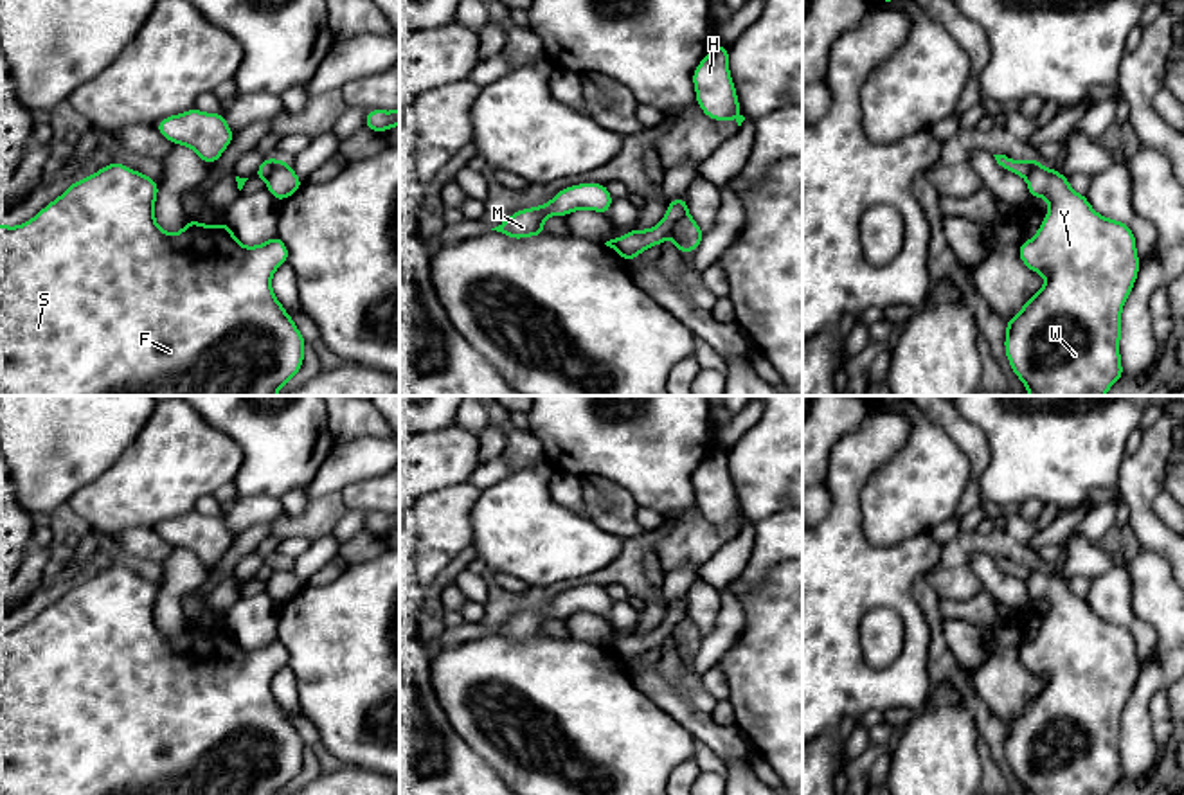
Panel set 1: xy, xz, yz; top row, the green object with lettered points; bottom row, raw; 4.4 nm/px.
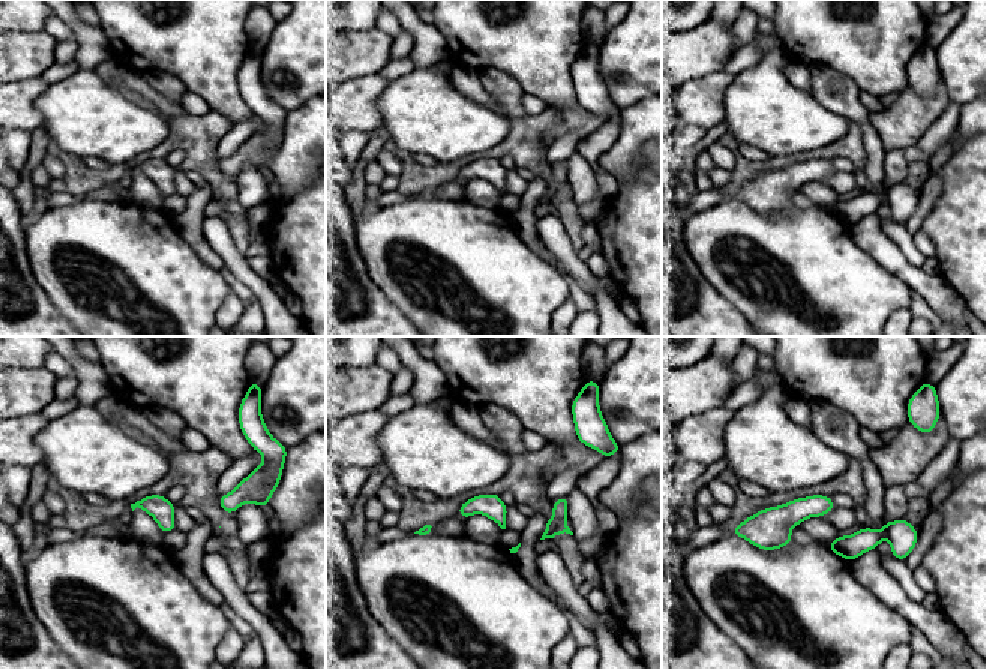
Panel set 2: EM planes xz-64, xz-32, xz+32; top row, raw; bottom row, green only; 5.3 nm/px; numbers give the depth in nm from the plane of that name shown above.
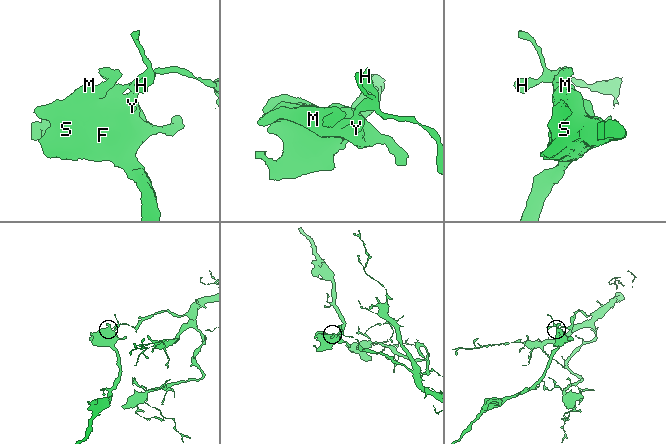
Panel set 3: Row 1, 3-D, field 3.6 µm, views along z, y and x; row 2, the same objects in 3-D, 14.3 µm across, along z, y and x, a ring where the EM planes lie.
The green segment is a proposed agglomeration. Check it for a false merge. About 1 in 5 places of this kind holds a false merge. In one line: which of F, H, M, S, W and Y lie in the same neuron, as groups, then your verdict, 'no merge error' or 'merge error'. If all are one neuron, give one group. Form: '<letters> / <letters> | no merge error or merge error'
F M S W Y / H | merge error

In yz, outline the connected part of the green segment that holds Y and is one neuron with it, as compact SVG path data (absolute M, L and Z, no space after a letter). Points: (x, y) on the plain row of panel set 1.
M1038 567L1027 579L1031 601L1045 601L1049 613L1038 635L1018 649L1020 664L1035 676L1045 680L1045 687L1027 701L1024 710L1006 725L1004 752L1008 764L1027 795L1107 795L1123 781L1119 757L1121 712L1139 676L1139 658L1132 631L1099 619L1087 599L1071 592L1069 581L1056 572Z

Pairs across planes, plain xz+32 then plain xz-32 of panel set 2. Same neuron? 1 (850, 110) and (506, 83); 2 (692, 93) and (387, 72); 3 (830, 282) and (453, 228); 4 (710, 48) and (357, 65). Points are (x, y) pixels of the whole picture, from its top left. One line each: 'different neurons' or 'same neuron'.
1: same neuron
2: different neurons
3: same neuron
4: same neuron

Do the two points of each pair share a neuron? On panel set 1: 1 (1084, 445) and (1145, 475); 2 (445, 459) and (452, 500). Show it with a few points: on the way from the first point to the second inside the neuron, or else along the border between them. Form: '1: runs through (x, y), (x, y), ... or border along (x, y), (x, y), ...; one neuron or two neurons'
1: border along (1125, 455), (1114, 484); two neurons
2: border along (466, 481), (430, 490), (418, 497); two neurons

